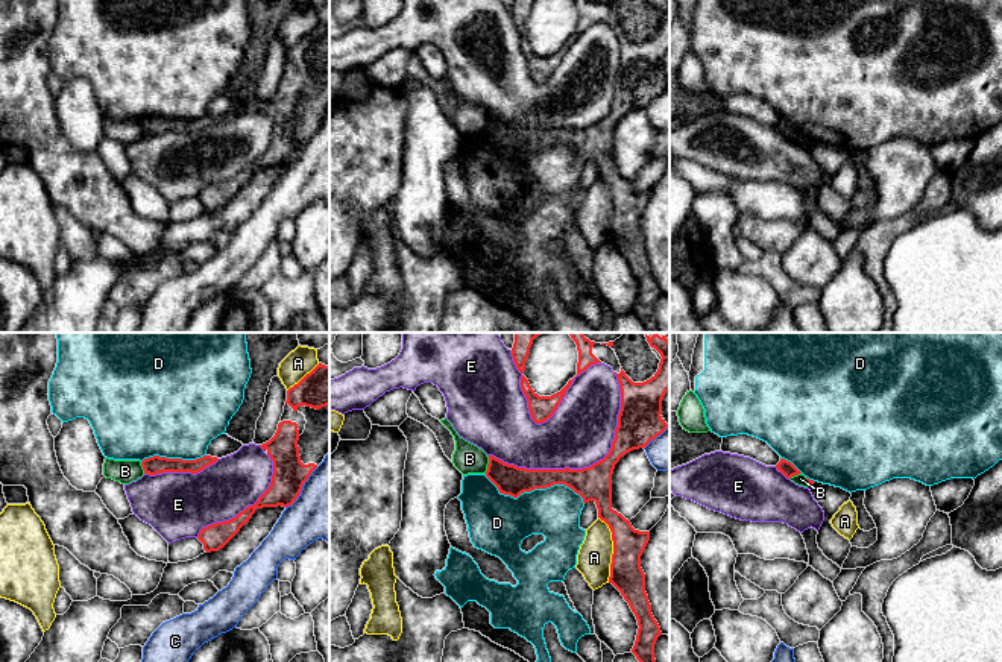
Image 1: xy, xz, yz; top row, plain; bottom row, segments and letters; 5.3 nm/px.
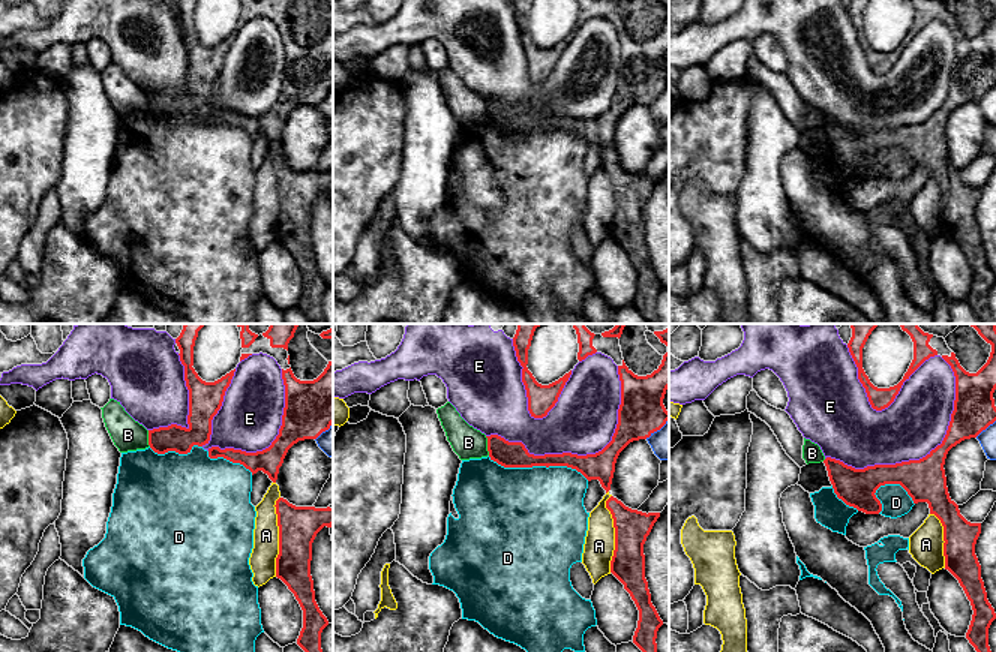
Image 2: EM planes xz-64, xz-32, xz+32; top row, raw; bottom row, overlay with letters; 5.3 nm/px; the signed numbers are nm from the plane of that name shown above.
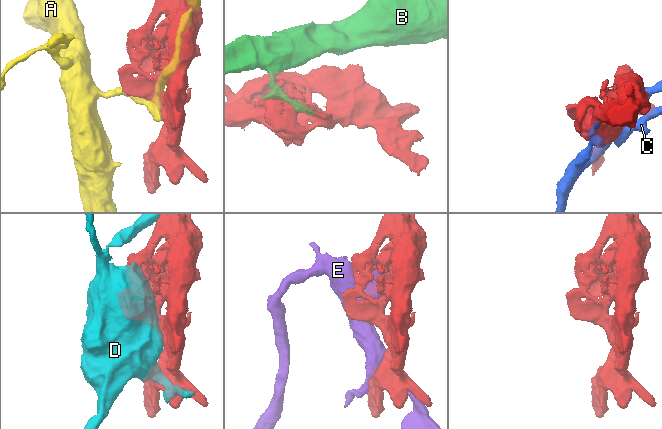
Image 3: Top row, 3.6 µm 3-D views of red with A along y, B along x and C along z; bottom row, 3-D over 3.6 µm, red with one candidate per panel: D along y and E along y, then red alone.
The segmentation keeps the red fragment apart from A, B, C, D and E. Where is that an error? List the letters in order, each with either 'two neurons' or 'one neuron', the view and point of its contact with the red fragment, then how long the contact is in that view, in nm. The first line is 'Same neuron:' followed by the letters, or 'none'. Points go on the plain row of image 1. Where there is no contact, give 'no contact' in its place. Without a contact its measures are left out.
Same neuron: none
A: two neurons; contact xz (614, 210); length 360 nm
B: two neurons; contact xz (488, 125); length 90 nm
C: two neurons; contact xy (301, 148); length 280 nm
D: two neurons; contact xz (535, 148); length 550 nm
E: two neurons; contact xz (586, 128); length 800 nm

